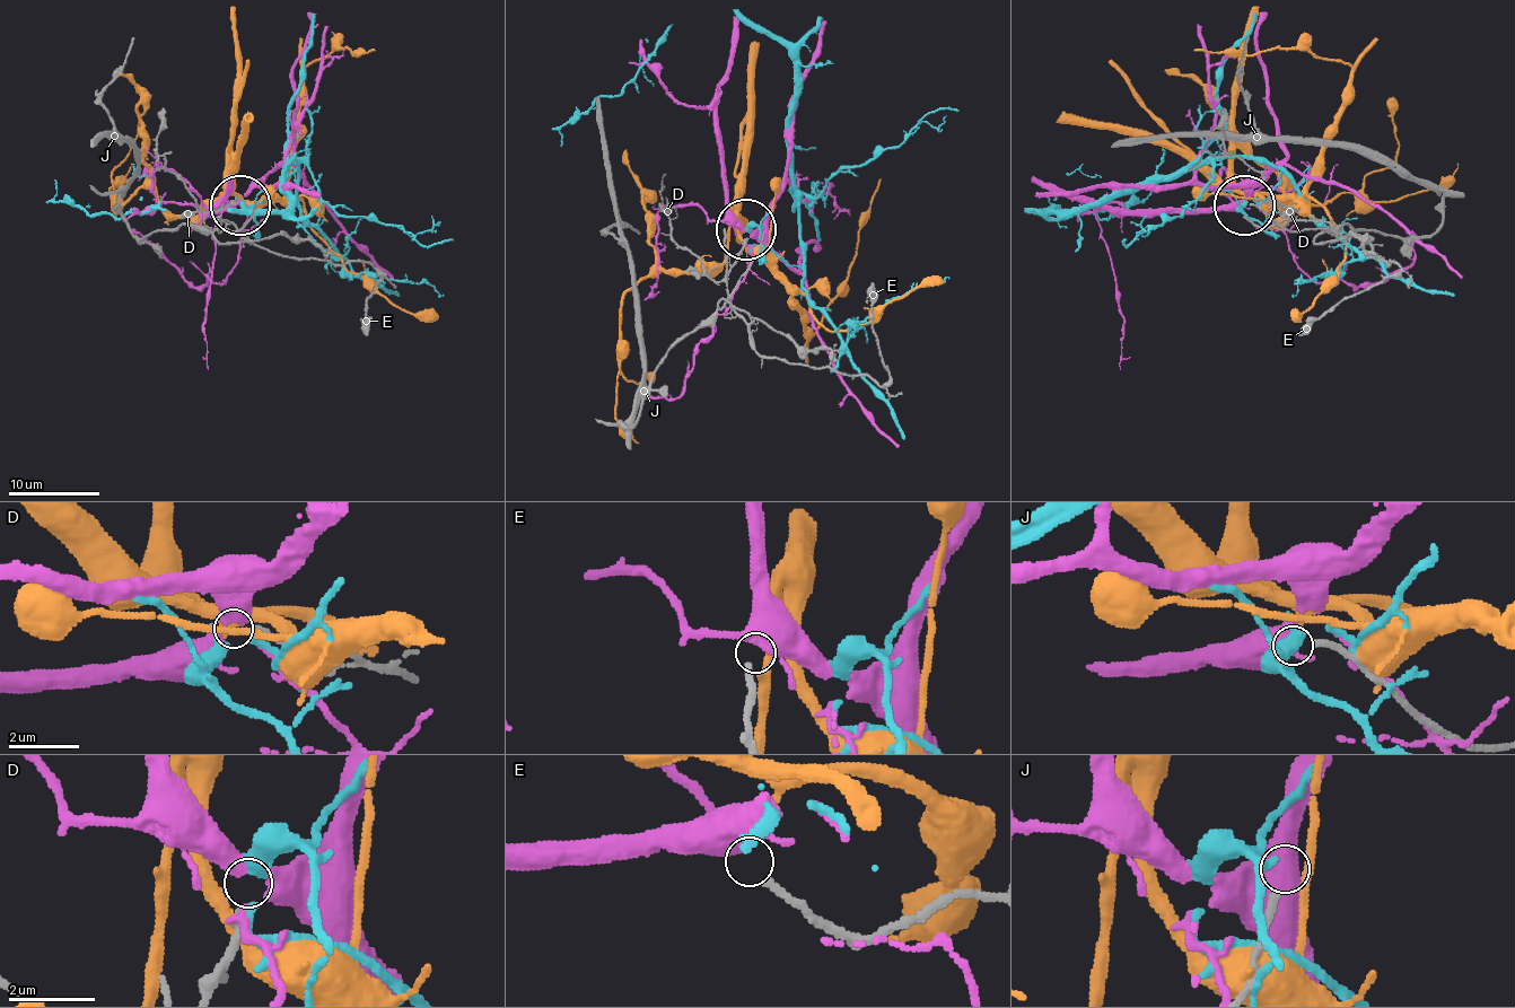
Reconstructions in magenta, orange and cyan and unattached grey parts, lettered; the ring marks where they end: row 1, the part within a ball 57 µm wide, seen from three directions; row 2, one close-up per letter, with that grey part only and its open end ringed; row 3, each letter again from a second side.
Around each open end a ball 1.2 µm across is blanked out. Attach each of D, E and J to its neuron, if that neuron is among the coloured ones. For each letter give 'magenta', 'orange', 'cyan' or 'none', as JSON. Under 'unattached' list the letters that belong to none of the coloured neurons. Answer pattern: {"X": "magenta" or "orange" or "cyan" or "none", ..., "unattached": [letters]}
{"D": "cyan", "E": "magenta", "J": "none", "unattached": ["J"]}

